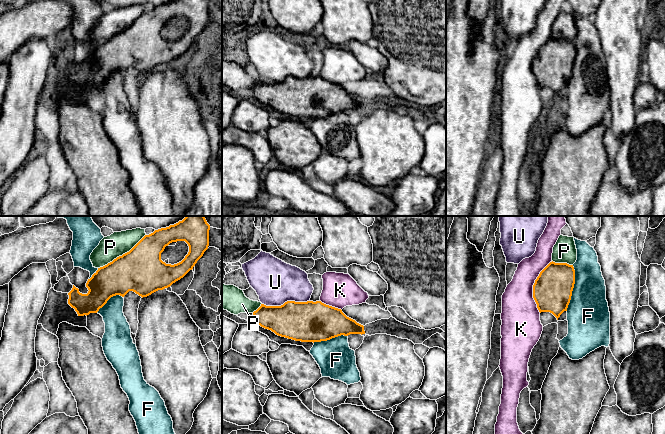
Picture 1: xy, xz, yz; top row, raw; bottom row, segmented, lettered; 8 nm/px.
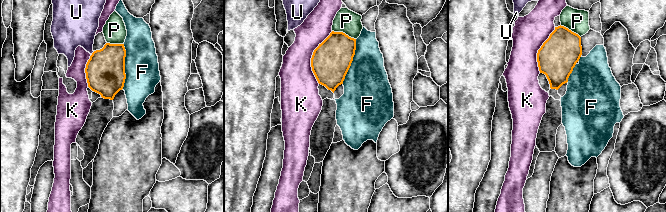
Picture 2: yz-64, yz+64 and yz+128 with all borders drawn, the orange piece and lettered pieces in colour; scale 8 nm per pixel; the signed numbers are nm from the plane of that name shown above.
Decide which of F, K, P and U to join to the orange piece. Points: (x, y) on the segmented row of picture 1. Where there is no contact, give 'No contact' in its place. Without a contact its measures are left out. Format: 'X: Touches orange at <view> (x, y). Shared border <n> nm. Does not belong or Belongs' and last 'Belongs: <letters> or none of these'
F: Touches orange at yz (573, 287). Shared border 380 nm. Does not belong
K: Touches orange at yz (533, 286). Shared border 420 nm. Does not belong
P: Touches orange at xy (122, 255). Shared border 480 nm. Belongs
U: Touches orange at xz (285, 302). Shared border 380 nm. Does not belong
Belongs: P

